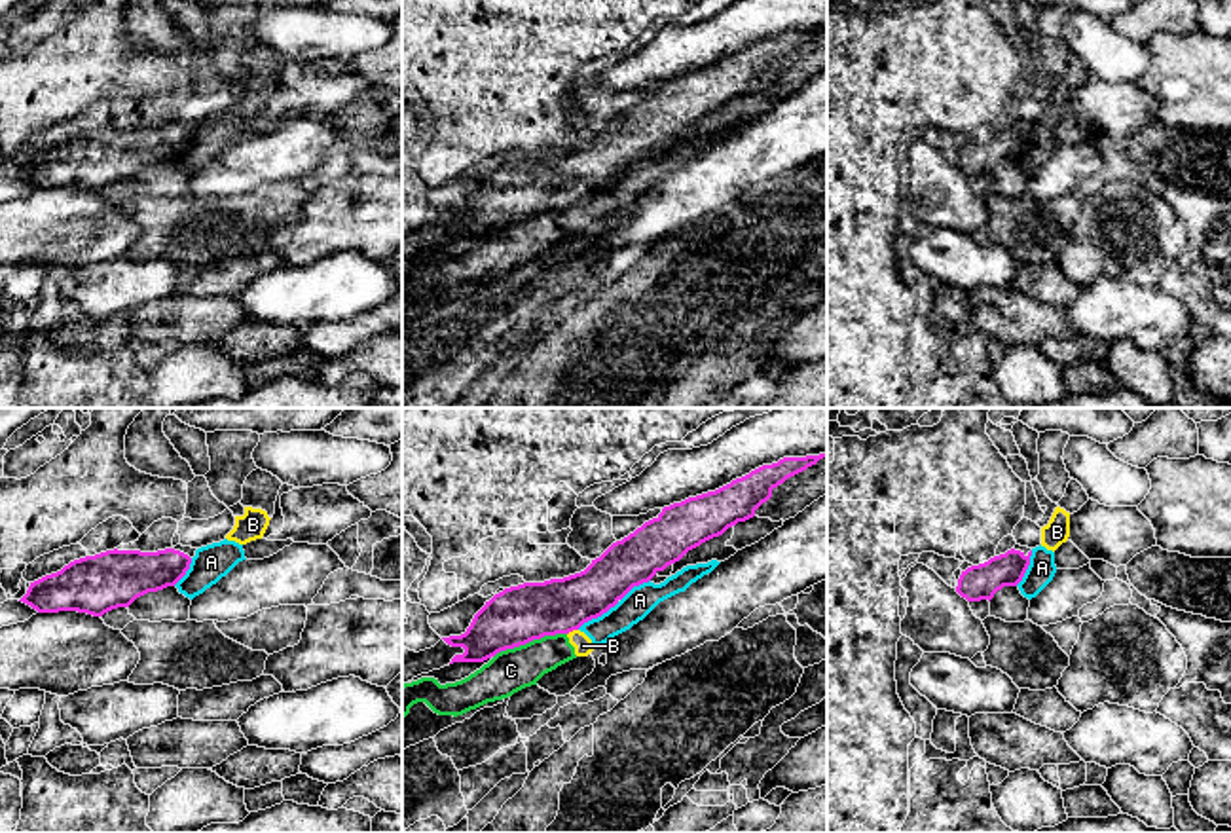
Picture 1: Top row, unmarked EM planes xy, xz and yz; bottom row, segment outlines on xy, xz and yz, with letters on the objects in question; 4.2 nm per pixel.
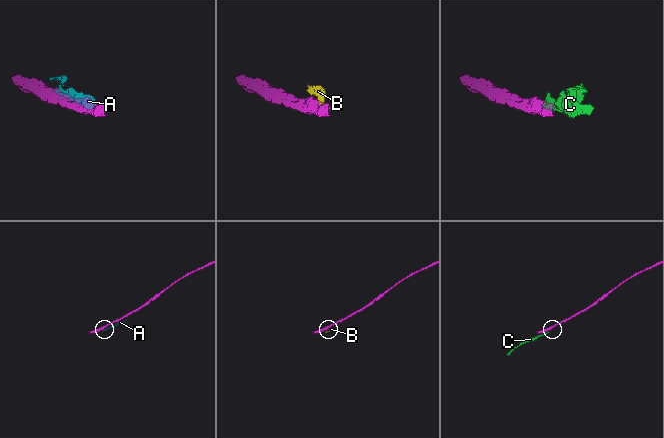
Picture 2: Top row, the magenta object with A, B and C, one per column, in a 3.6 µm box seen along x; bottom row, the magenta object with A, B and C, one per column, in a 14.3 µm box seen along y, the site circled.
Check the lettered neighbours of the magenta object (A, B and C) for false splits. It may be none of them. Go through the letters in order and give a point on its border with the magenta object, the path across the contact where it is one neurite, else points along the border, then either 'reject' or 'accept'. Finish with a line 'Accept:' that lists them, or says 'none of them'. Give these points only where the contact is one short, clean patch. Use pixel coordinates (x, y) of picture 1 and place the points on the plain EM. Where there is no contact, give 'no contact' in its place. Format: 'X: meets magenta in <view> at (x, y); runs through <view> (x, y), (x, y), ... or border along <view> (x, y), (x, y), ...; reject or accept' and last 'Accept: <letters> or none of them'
A: meets magenta in xz at (613, 181); border along xz (649, 154), (577, 203); reject
B: meets magenta in xz at (571, 205); border along xz (577, 203), (568, 209); reject
C: meets magenta in xz at (530, 215); reject
Accept: none of them

